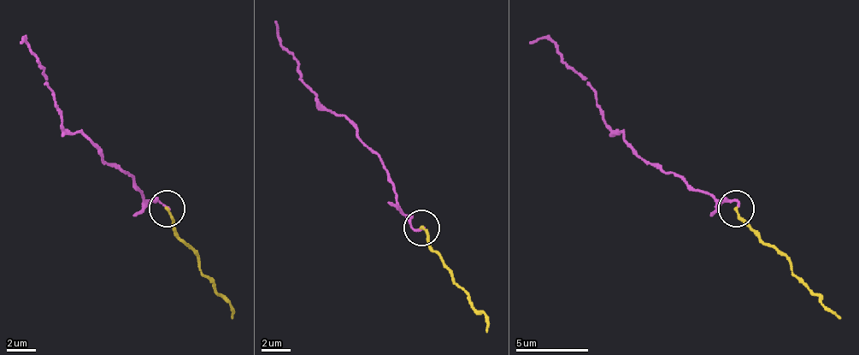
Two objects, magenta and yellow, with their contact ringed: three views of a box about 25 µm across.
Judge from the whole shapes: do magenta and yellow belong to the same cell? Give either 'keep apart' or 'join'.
join

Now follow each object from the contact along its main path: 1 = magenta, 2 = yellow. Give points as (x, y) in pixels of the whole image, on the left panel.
1: (167, 210), (143, 195), (88, 140), (62, 126), (52, 90), (30, 46), (23, 39), (20, 43)
2: (167, 210), (171, 227), (232, 307), (232, 318)

